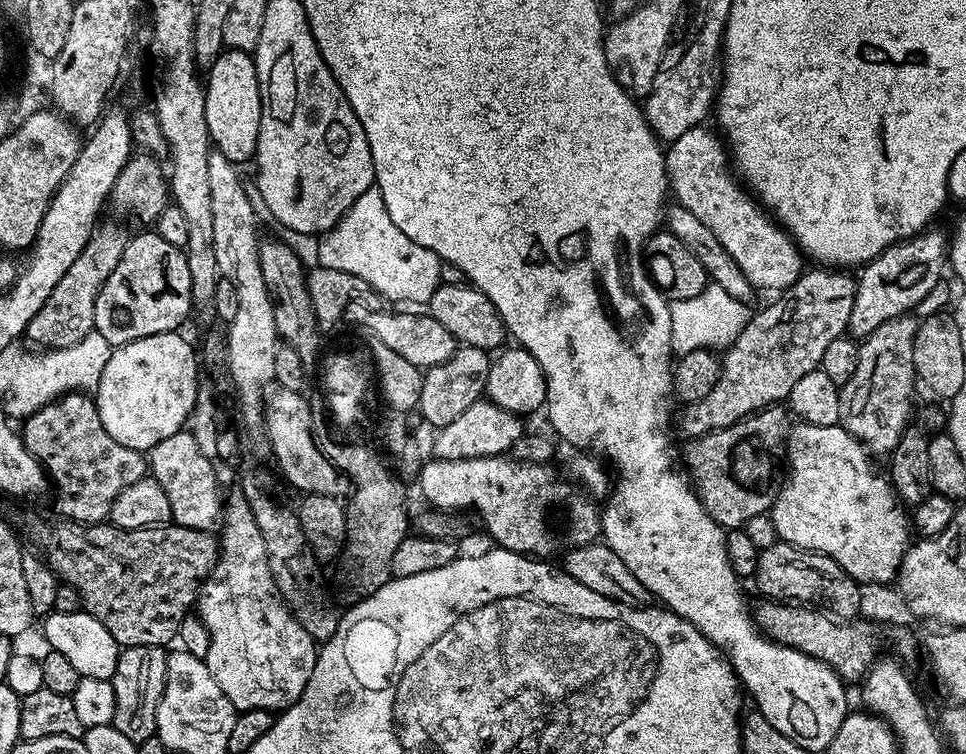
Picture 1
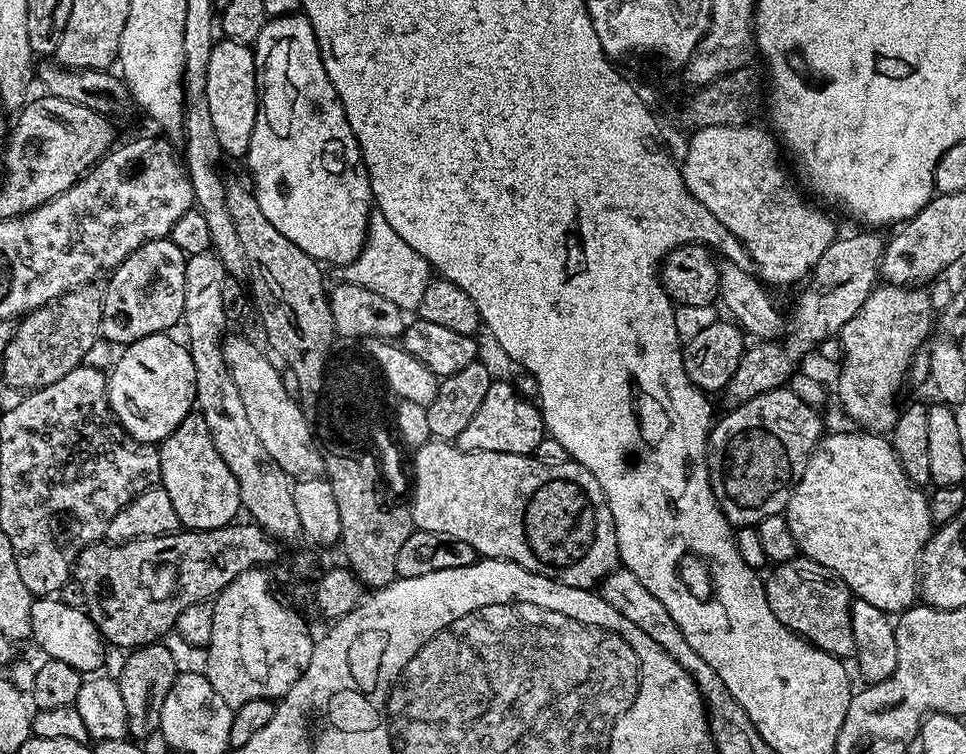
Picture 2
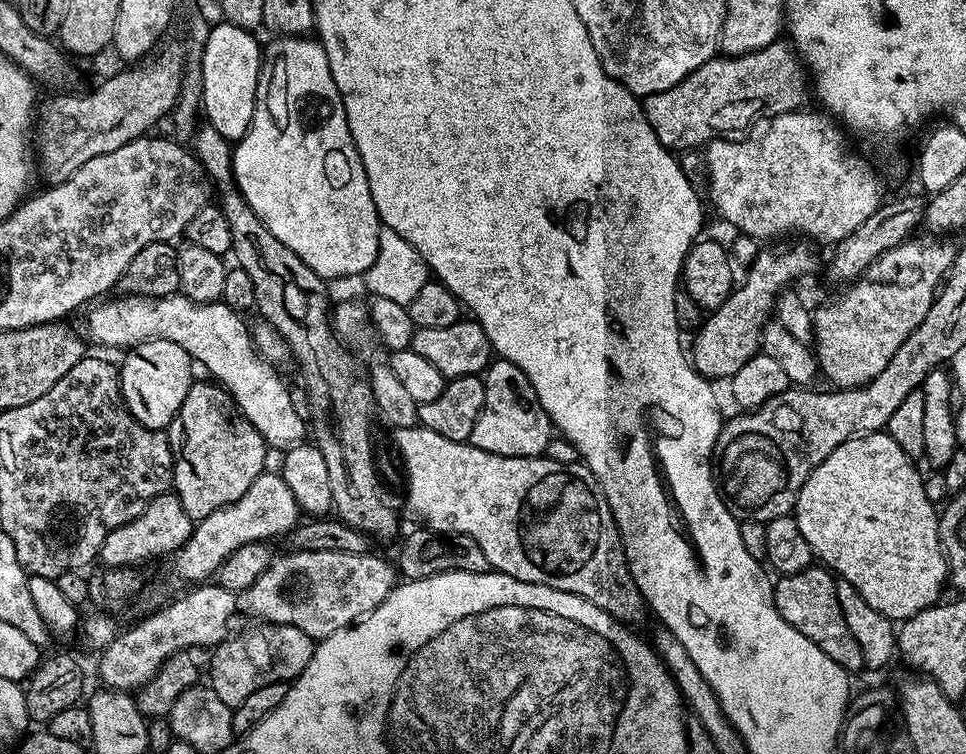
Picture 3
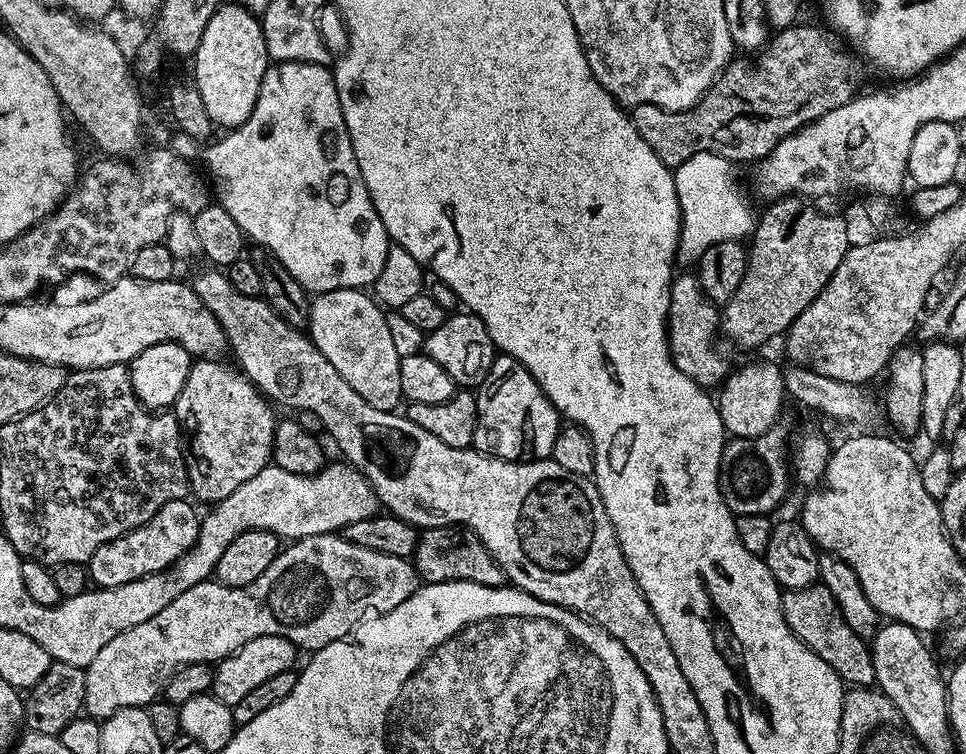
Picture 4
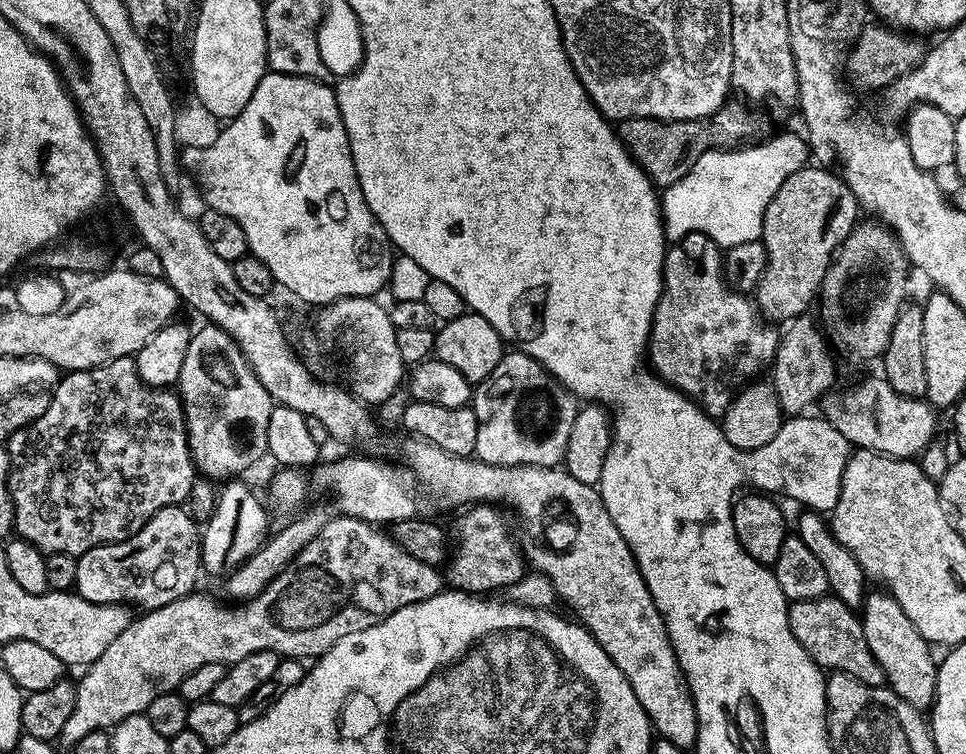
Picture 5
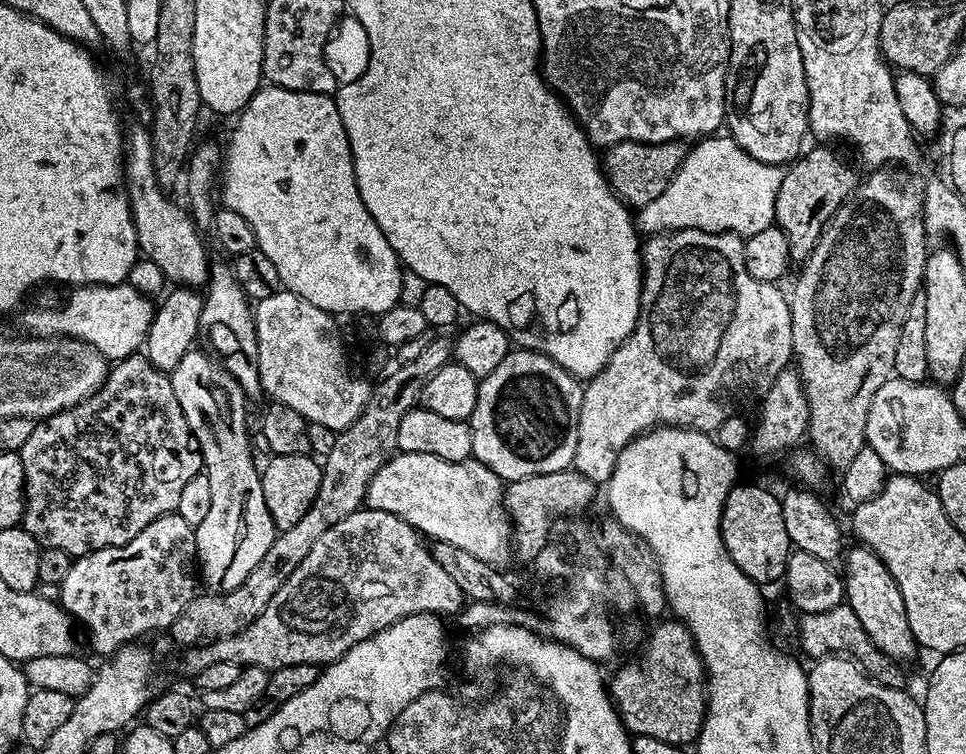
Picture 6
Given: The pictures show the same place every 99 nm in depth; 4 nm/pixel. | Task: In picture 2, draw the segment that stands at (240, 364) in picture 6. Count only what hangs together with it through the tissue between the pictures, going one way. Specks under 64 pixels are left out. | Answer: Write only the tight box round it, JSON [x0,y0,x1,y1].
[159,414,241,532]

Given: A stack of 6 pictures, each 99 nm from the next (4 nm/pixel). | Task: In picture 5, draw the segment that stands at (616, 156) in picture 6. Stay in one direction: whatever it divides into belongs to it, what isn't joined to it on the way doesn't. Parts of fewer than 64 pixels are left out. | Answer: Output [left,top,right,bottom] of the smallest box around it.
[618,102,769,190]

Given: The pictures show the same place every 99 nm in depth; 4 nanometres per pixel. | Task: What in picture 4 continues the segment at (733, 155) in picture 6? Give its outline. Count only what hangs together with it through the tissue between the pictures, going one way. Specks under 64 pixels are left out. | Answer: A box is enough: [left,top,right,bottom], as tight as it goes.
[674,152,754,265]

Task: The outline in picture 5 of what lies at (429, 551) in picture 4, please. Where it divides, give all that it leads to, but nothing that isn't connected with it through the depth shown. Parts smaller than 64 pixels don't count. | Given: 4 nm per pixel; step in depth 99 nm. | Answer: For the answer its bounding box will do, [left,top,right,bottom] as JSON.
[446,502,526,594]

